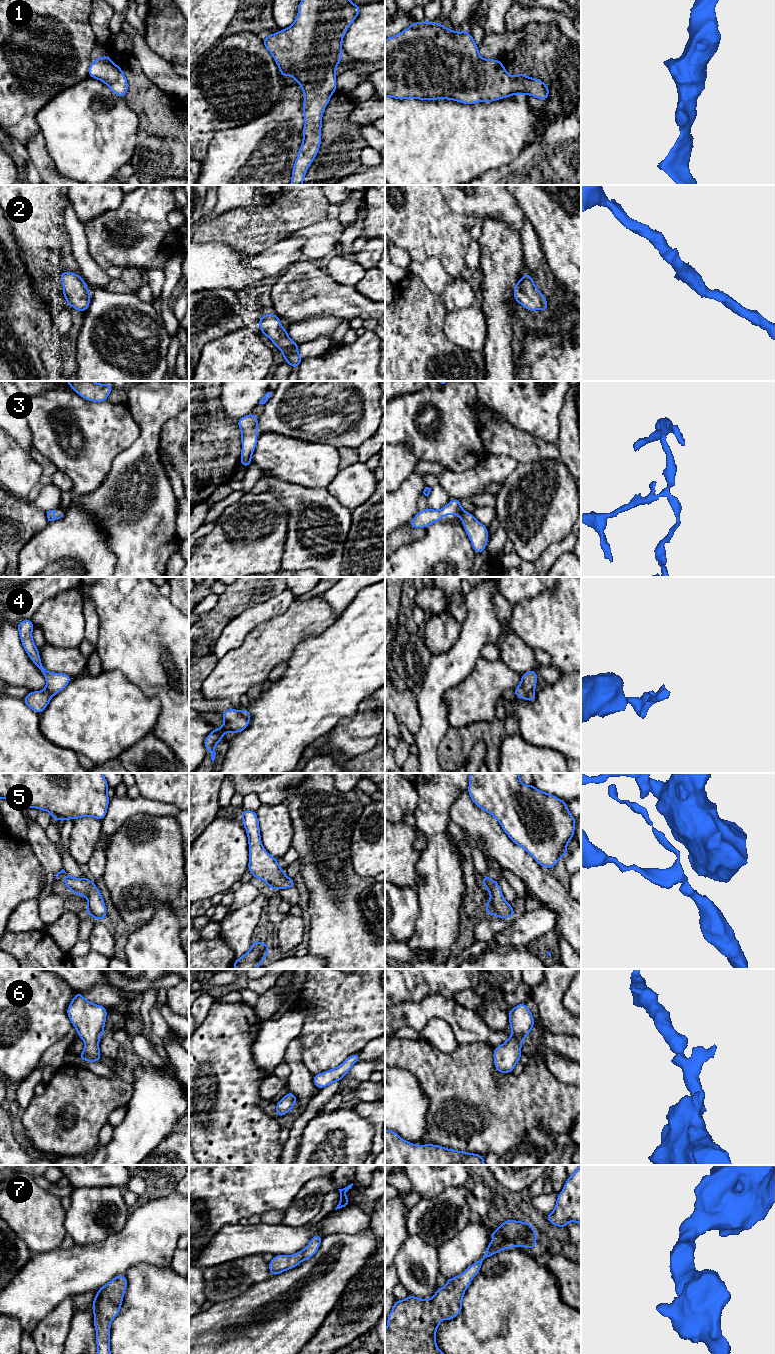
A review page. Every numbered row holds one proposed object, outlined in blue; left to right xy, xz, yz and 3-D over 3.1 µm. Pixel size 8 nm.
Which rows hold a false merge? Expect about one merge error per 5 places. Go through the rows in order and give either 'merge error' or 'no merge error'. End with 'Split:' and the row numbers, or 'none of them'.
1: no merge error
2: no merge error
3: no merge error
4: merge error
5: no merge error
6: no merge error
7: no merge error
Split: 4

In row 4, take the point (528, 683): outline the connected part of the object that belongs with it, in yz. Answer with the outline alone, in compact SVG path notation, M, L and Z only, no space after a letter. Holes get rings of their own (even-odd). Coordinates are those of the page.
M530 670L521 674L521 683L515 688L513 694L519 699L524 699L528 692L533 691L537 684L537 671Z

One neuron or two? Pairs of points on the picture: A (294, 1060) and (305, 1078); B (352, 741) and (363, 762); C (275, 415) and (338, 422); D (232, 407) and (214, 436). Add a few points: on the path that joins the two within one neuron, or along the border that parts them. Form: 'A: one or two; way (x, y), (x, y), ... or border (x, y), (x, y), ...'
A: one; way (295, 1064), (301, 1074)
B: two; border (374, 745), (372, 748), (349, 758)
C: one; way (291, 431), (304, 436), (316, 436), (322, 432)
D: two; border (220, 393), (220, 403), (225, 415), (236, 420)

